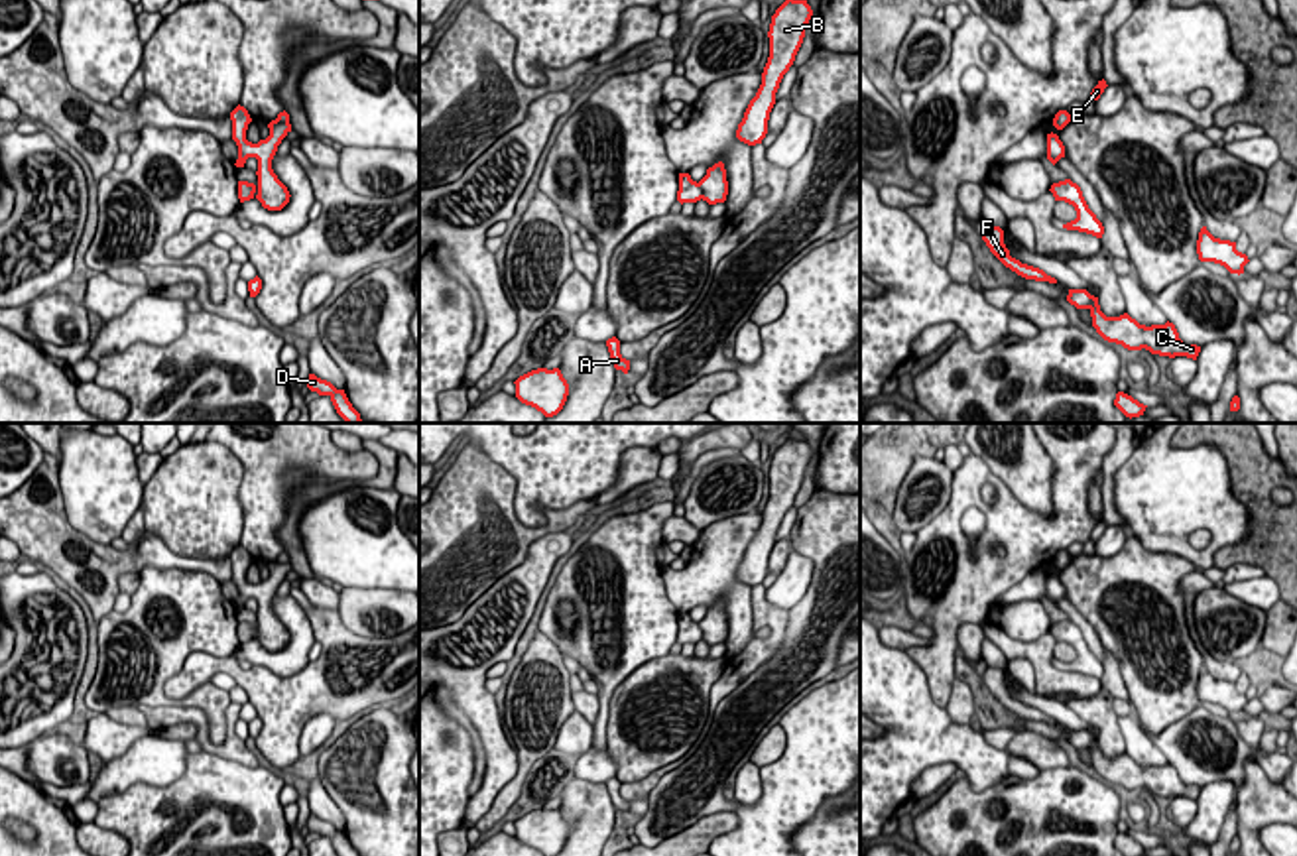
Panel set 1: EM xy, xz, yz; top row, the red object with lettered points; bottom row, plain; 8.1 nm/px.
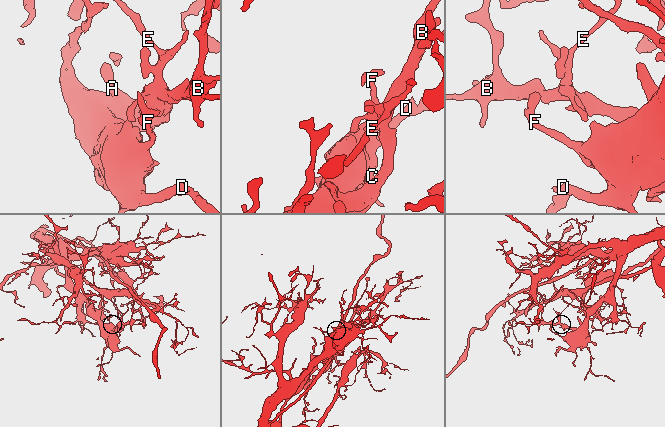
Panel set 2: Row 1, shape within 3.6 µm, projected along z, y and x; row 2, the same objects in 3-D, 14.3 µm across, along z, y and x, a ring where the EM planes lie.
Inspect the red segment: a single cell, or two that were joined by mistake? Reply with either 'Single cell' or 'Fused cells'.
Fused cells

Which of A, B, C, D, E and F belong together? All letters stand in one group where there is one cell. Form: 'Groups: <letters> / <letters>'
Groups: A B C D F / E

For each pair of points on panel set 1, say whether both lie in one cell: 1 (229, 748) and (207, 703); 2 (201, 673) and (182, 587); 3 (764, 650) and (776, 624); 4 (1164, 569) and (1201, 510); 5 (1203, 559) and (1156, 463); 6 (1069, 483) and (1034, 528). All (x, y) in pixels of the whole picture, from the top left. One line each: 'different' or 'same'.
1: different
2: different
3: same
4: different
5: same
6: same

